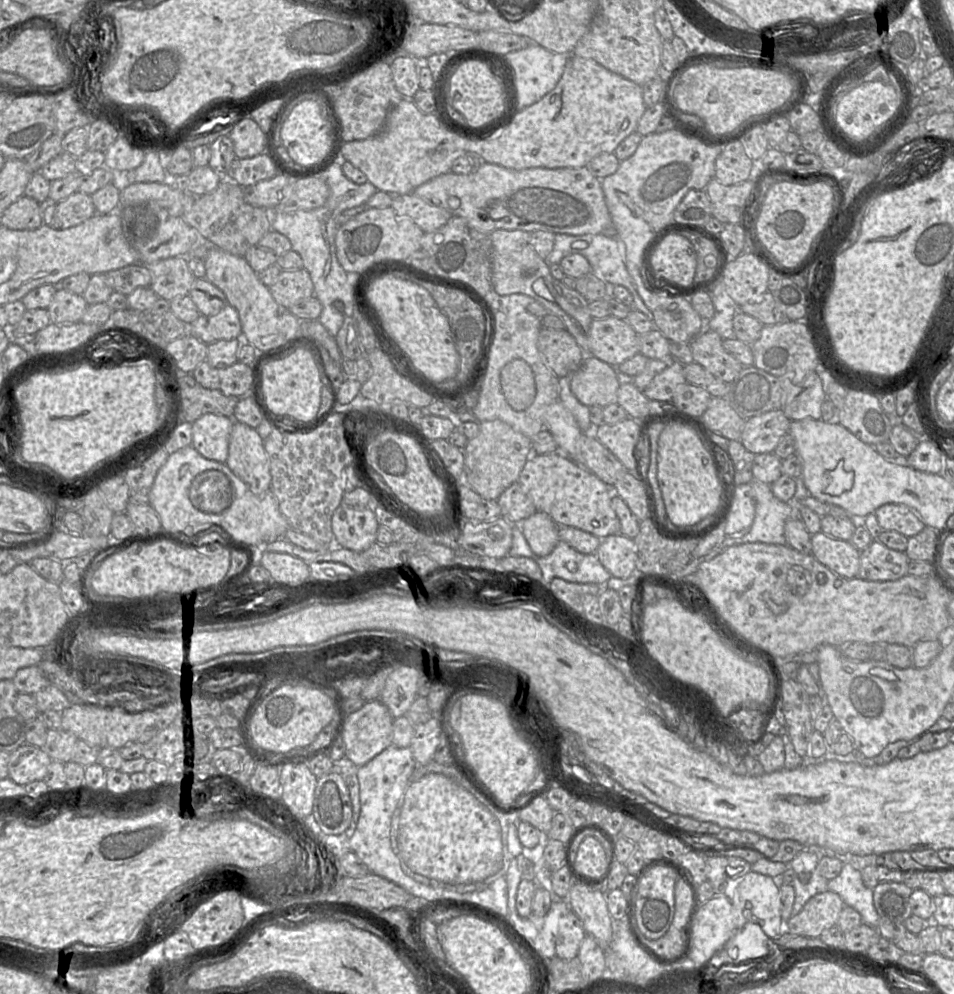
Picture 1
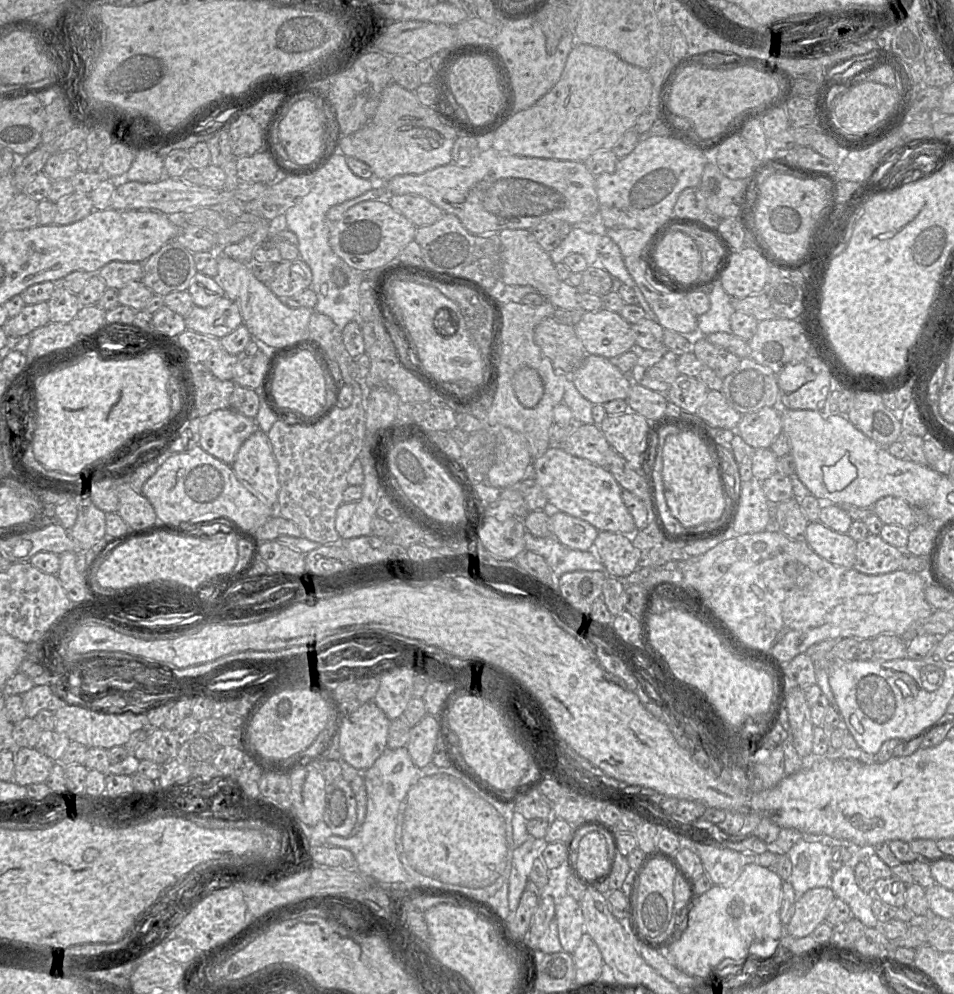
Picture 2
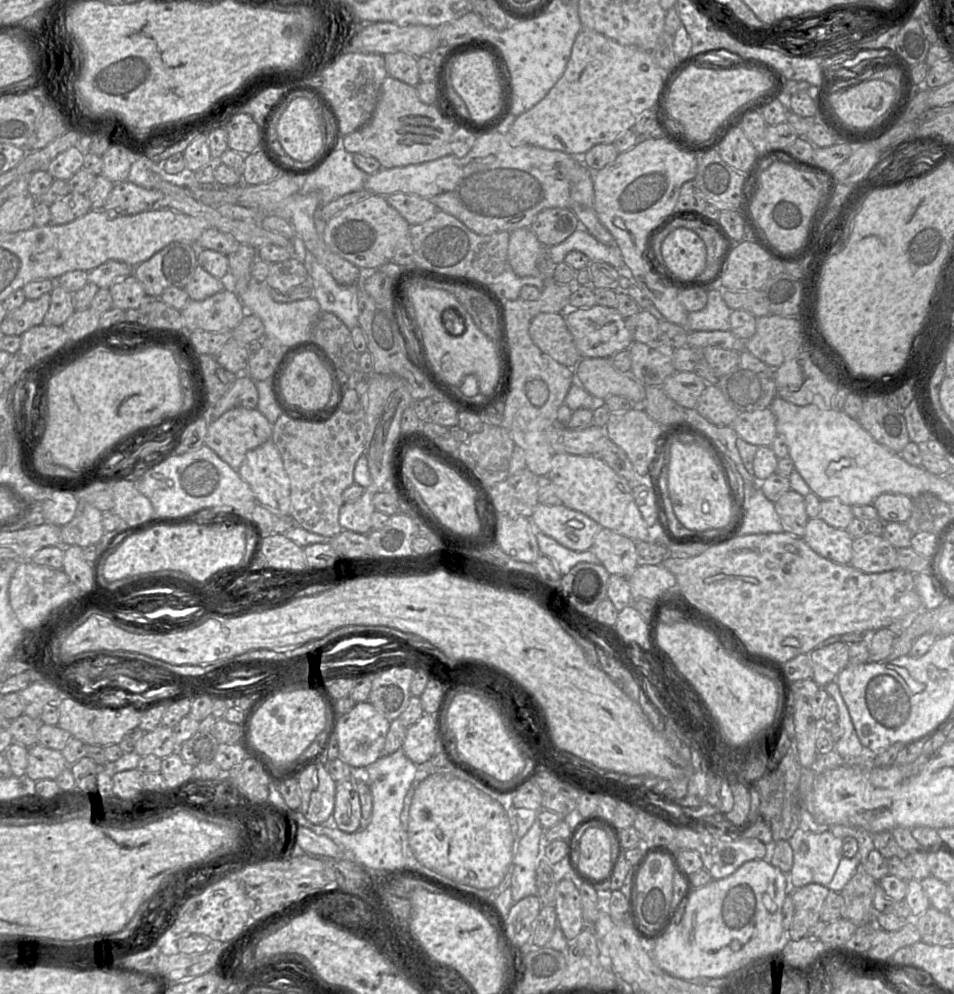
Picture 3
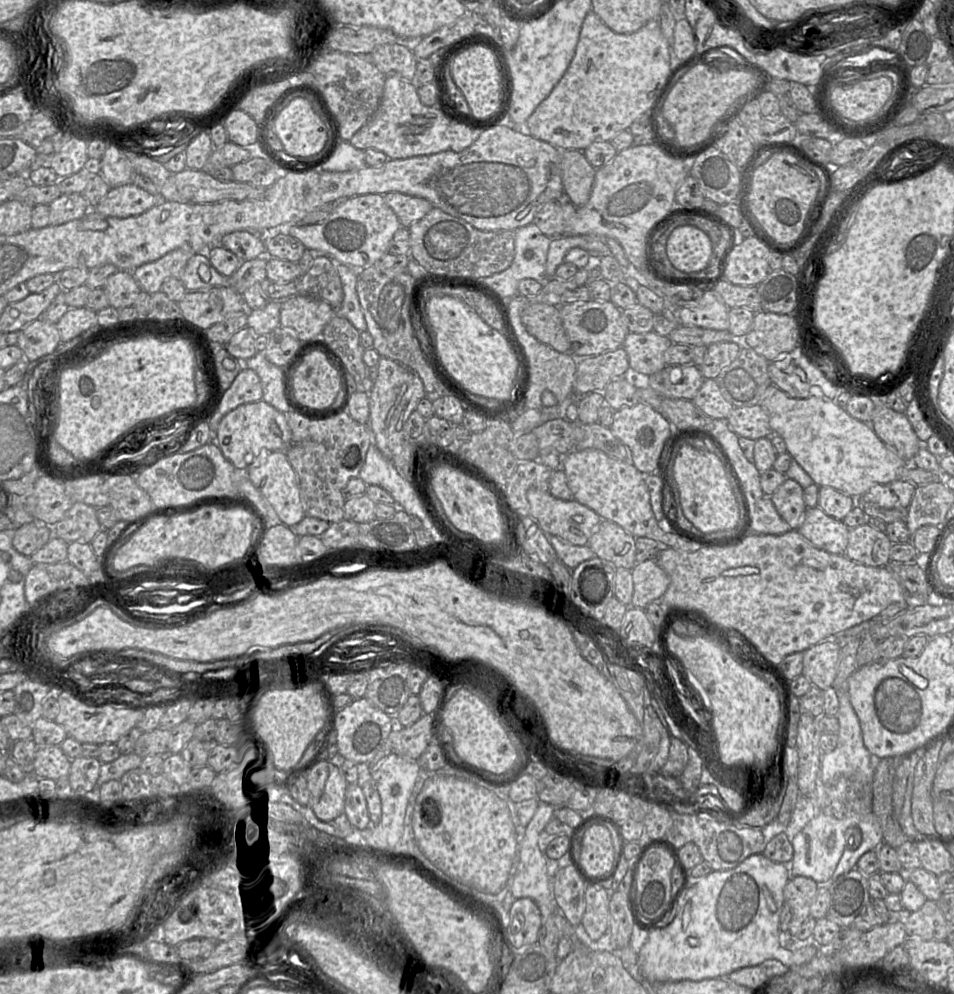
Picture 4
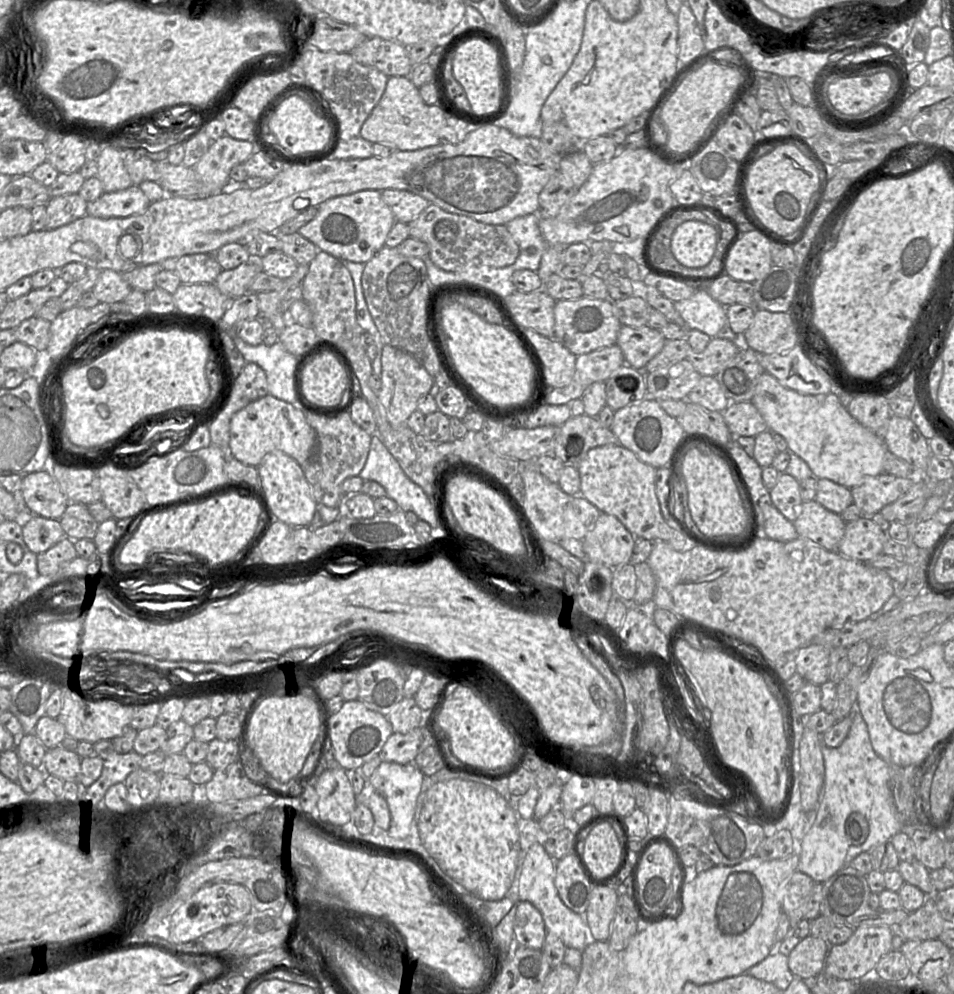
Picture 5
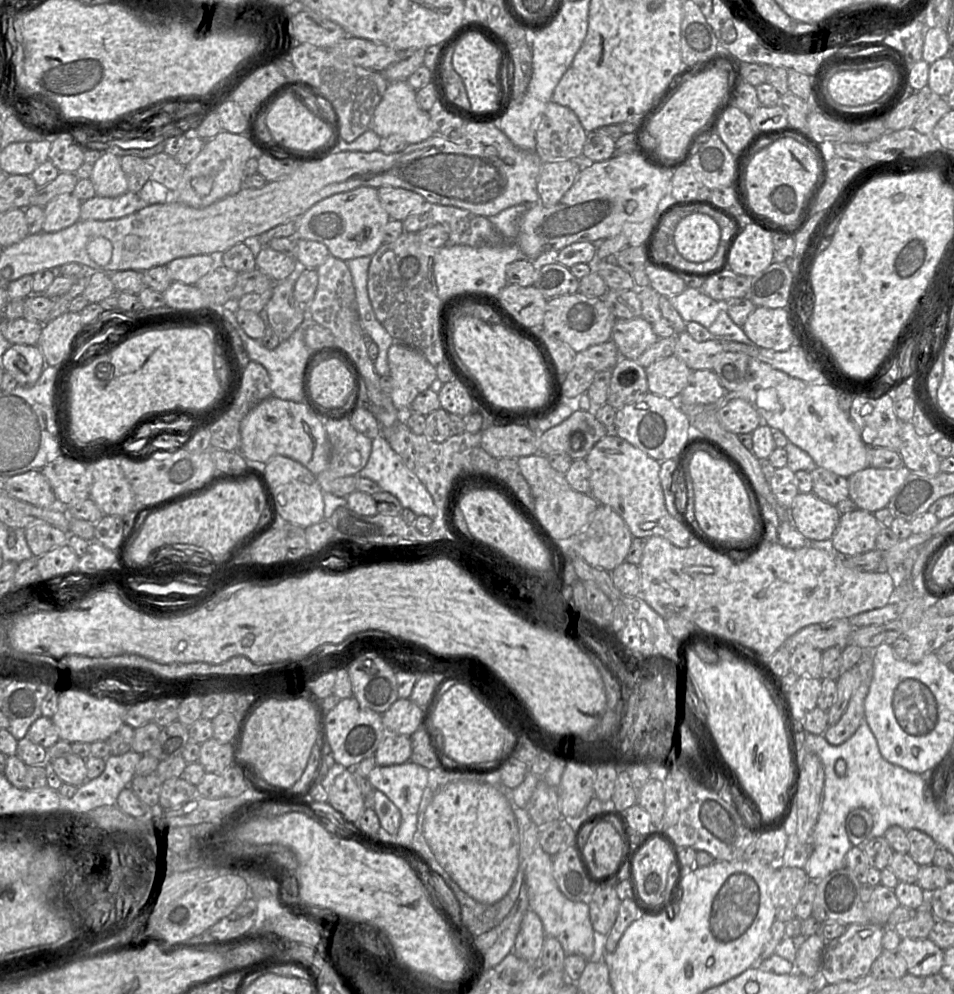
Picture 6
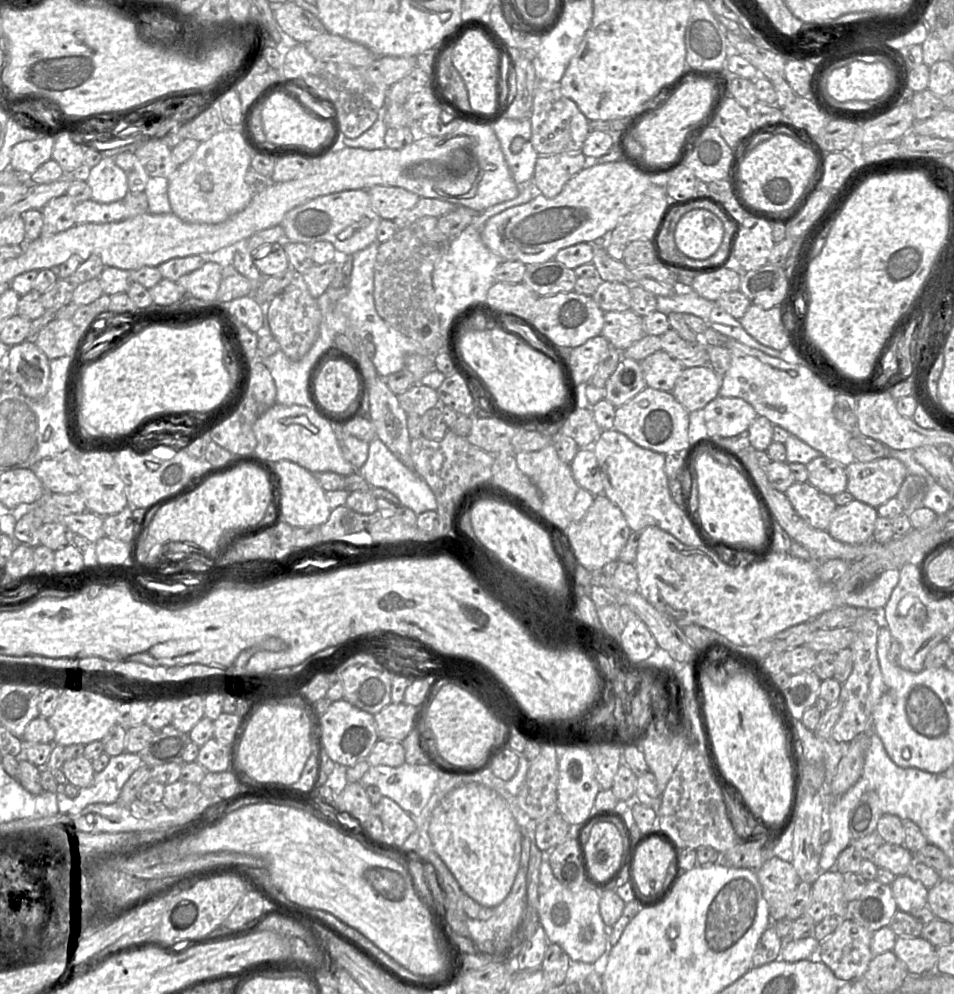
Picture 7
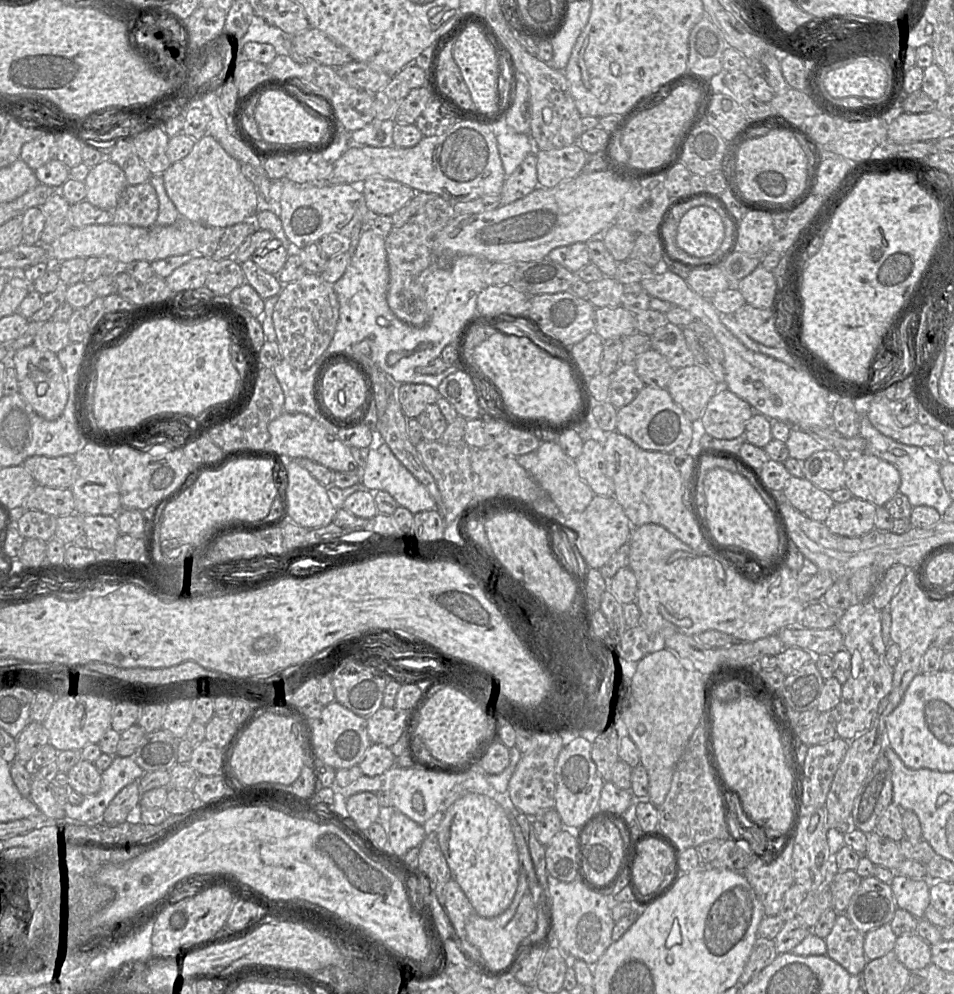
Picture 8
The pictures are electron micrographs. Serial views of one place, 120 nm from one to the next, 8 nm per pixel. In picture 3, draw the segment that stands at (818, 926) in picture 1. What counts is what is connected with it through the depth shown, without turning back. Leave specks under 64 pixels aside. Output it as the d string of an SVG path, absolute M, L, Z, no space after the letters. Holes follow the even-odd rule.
M811 883L800 888L791 888L794 915L788 930L789 939L798 941L820 921L820 911L829 893L827 886Z

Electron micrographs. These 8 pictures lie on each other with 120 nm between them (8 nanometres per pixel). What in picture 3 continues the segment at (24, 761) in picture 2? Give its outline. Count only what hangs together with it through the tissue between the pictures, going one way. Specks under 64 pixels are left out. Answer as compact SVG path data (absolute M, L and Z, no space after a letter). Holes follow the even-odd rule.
M35 744L28 748L28 764L25 775L33 781L55 780L68 766L61 751Z

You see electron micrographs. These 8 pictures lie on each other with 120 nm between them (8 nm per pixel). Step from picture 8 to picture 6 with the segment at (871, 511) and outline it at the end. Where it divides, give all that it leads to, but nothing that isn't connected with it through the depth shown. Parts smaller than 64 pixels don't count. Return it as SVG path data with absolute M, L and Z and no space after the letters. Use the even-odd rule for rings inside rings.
M860 508L841 514L829 548L845 557L874 550L881 527L873 513Z

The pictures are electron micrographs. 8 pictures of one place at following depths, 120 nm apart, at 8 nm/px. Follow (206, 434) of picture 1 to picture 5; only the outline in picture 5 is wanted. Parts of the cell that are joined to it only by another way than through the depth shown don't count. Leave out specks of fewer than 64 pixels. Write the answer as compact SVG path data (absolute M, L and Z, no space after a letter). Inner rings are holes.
M268 394L235 413L230 421L228 454L241 463L258 467L265 455L281 451L305 466L315 454L316 433L307 423L305 411Z

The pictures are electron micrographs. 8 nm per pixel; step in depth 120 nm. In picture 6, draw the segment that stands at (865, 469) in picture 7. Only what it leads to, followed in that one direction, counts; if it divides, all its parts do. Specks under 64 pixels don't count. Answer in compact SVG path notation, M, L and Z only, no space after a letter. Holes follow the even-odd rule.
M869 465L848 477L849 497L858 508L874 513L887 507L910 473L905 465L894 469Z

